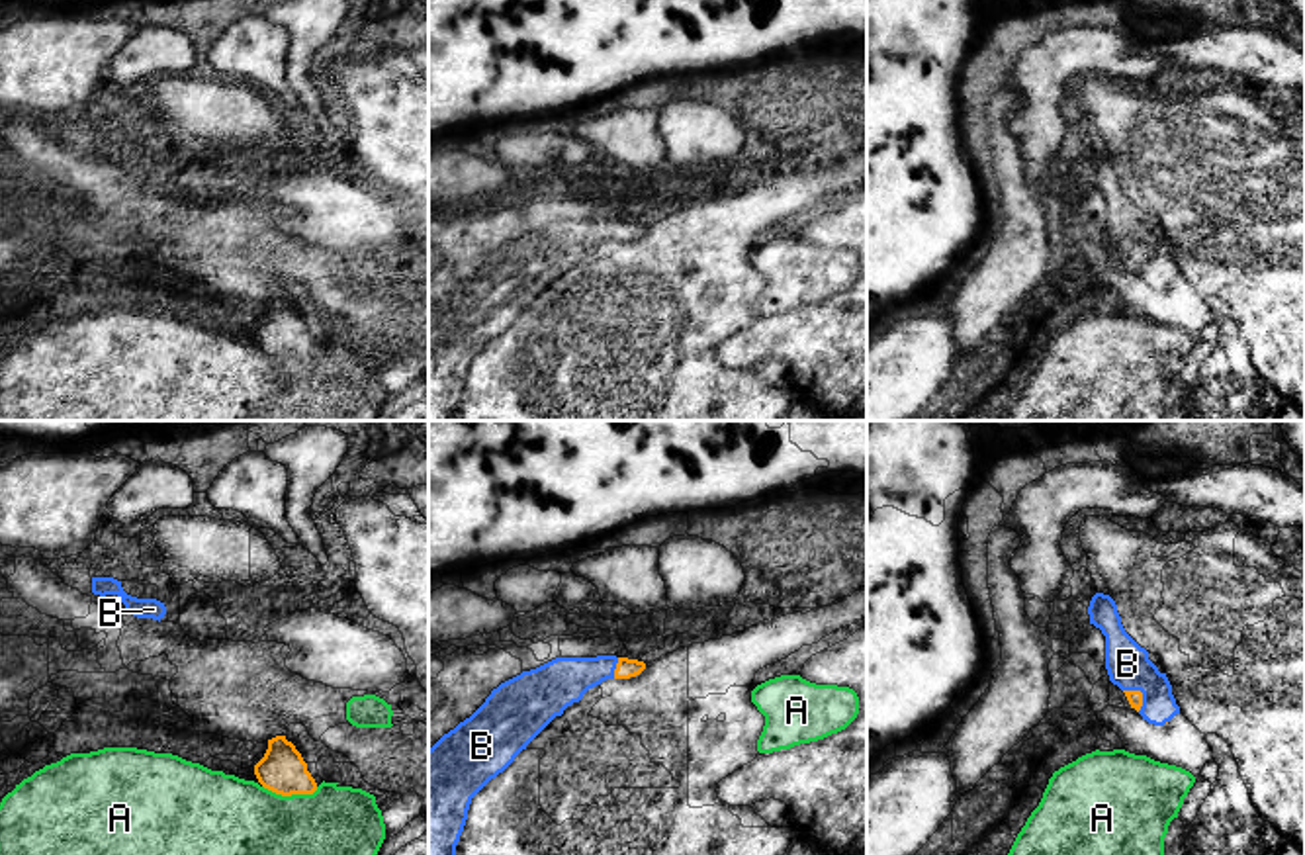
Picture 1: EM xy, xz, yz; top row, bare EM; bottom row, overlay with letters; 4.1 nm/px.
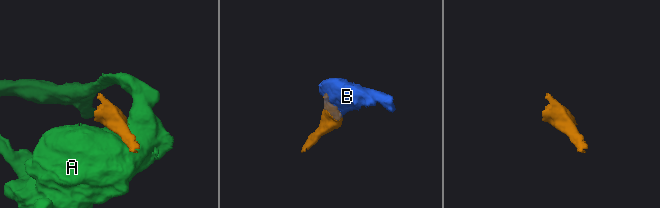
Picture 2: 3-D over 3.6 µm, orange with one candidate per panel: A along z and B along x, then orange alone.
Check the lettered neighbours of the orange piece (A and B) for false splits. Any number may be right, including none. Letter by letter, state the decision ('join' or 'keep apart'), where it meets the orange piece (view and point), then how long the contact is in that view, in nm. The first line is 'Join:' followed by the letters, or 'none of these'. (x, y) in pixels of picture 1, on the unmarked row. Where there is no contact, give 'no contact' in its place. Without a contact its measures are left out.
Join: B
A: keep apart; meets orange in xy at (290, 357); contact 240 nm long
B: join; meets orange in yz at (1141, 255); contact 120 nm long

